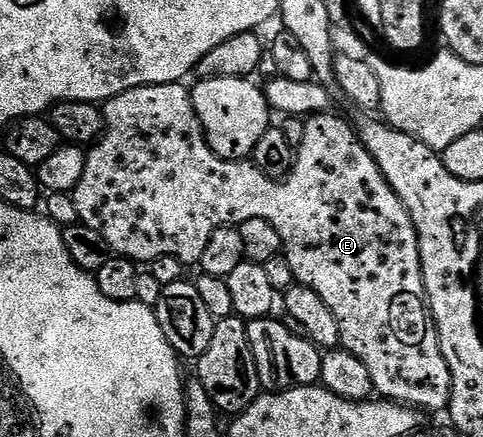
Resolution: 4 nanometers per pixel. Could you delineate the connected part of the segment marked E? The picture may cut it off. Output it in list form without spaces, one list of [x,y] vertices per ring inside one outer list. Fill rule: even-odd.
[[[176,83],[133,87],[121,95],[110,97],[108,101],[102,102],[103,136],[86,150],[85,171],[82,172],[81,183],[77,183],[73,194],[80,222],[93,227],[93,231],[100,233],[107,240],[107,248],[111,250],[112,254],[128,257],[129,260],[136,263],[149,263],[158,257],[175,257],[187,267],[199,262],[205,251],[205,243],[209,243],[213,231],[224,227],[238,227],[249,219],[265,219],[273,223],[273,227],[277,227],[277,235],[281,235],[282,254],[288,259],[294,280],[298,284],[317,291],[317,295],[321,295],[321,300],[328,305],[329,311],[333,311],[333,319],[337,319],[342,348],[348,349],[353,355],[357,355],[357,359],[361,359],[361,363],[365,363],[365,367],[369,370],[369,379],[373,379],[375,384],[375,393],[380,398],[406,405],[416,411],[446,410],[451,404],[451,372],[445,363],[445,355],[441,355],[439,336],[427,308],[427,292],[423,286],[419,240],[413,227],[413,219],[405,203],[401,203],[401,199],[389,187],[385,175],[381,175],[369,151],[360,143],[358,132],[353,125],[342,121],[339,117],[334,117],[334,112],[331,111],[312,113],[303,121],[304,137],[297,146],[295,165],[286,177],[282,179],[272,179],[262,175],[239,177],[235,181],[235,193],[227,193],[229,162],[221,159],[207,146],[207,139],[203,135],[203,128],[195,114],[188,86],[185,86],[186,84]]]

